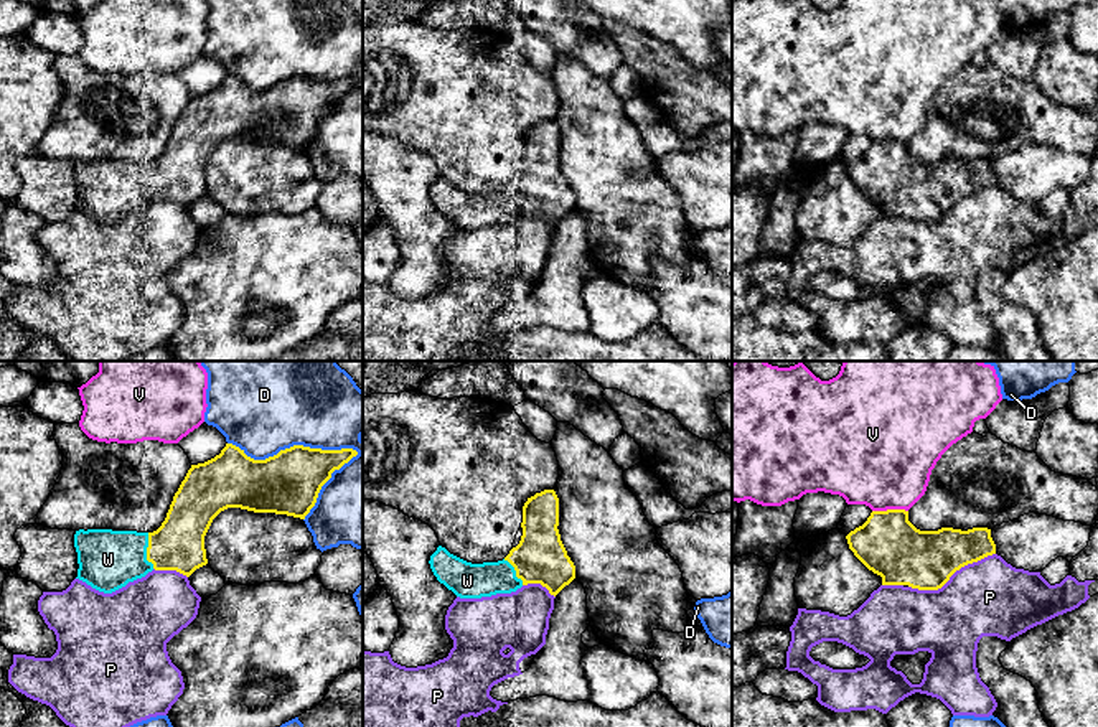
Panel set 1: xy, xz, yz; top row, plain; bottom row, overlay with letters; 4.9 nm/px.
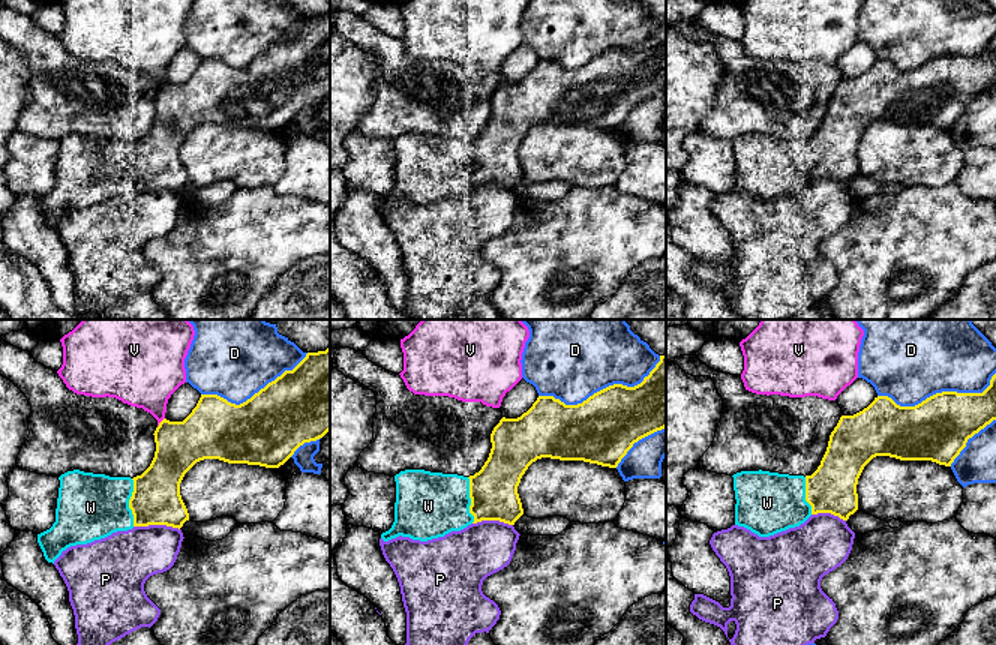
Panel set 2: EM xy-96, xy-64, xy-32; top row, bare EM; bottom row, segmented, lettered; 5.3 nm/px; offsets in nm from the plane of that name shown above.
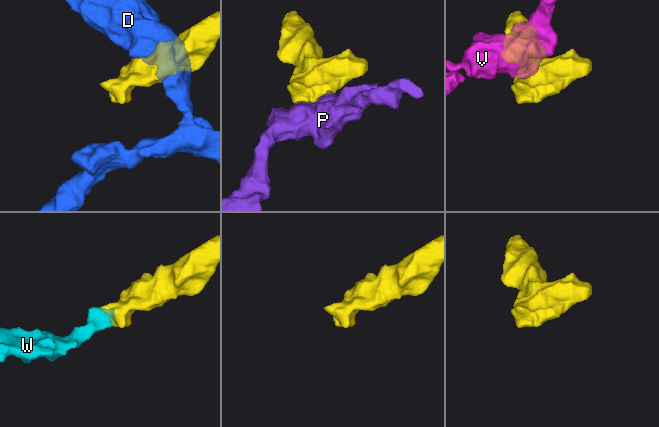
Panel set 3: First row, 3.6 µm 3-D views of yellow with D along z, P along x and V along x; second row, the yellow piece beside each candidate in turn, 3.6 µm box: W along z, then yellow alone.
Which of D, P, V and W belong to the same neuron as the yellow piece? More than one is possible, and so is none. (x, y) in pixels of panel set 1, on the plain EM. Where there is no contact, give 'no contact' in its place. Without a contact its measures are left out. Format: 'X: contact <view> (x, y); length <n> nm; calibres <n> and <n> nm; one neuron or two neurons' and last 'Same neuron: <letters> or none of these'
D: contact xy (294, 76); length 650 nm; calibres 300 and 420 nm; two neurons
P: contact yz (952, 205); length 460 nm; calibres 280 and 380 nm; two neurons
V: contact yz (889, 140); length 180 nm; calibres 300 and 480 nm; two neurons
W: contact xy (147, 182); length 180 nm; calibres 260 and 300 nm; one neuron
Same neuron: W

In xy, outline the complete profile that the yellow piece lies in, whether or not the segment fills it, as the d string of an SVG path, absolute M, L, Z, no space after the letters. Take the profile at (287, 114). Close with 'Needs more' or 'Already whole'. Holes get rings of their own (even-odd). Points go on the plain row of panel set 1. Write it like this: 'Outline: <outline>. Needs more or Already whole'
Outline: M226 74L214 89L191 96L157 162L76 162L76 209L112 224L153 199L190 208L208 195L204 167L221 142L241 138L305 150L331 104L356 86L353 79L293 76L254 91Z. Needs more

